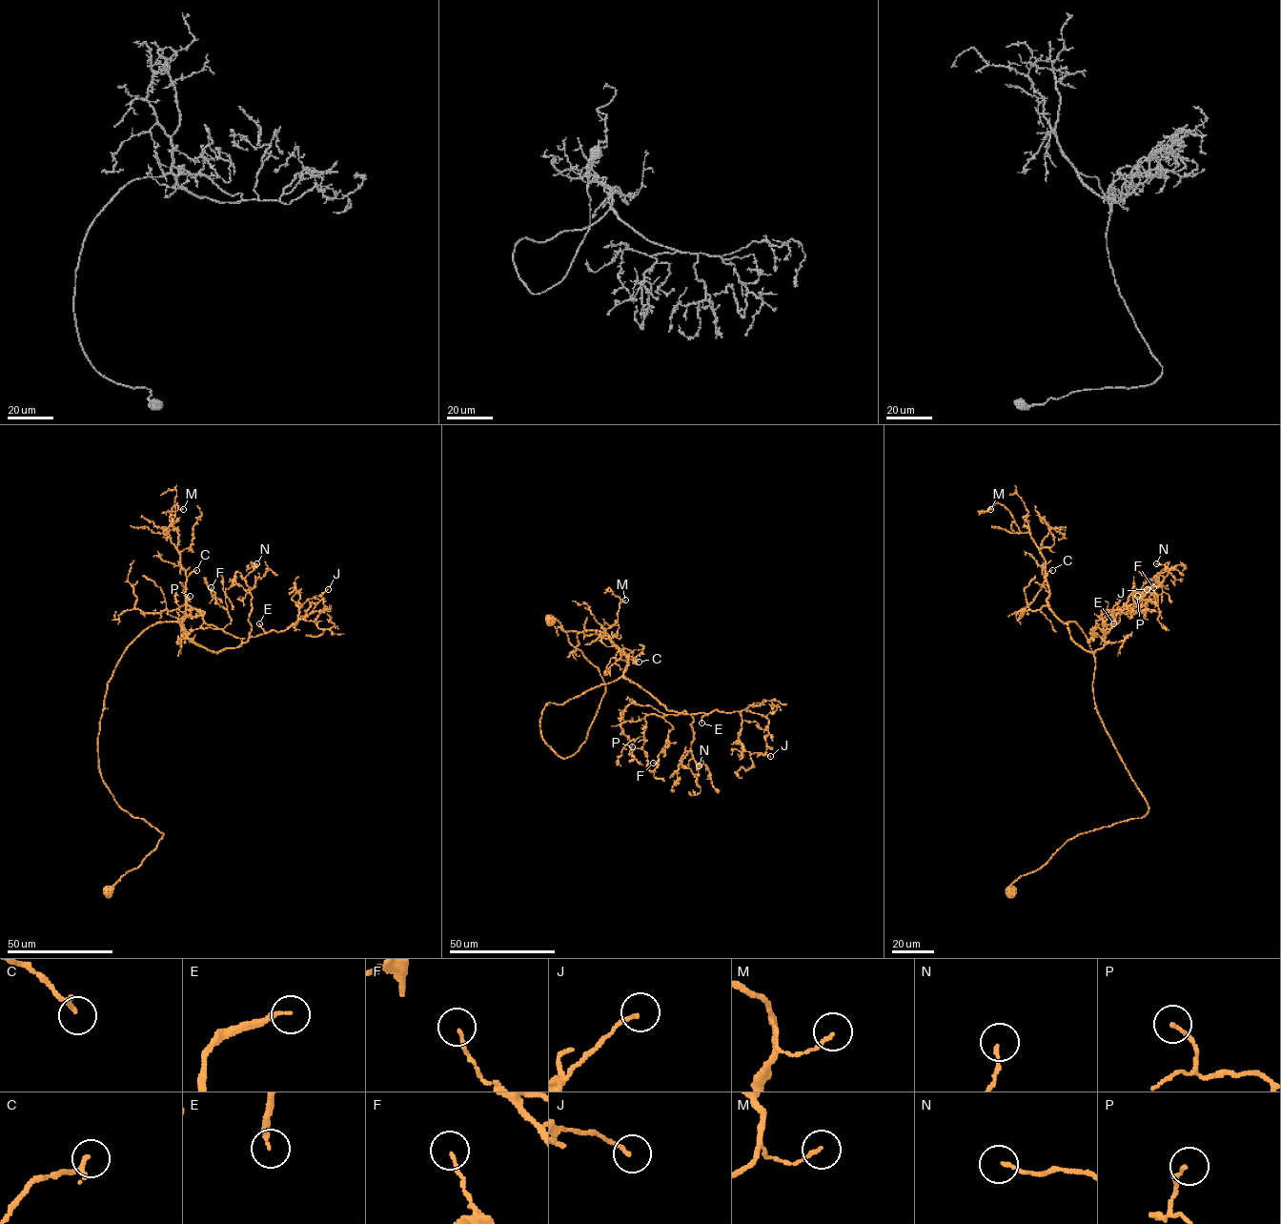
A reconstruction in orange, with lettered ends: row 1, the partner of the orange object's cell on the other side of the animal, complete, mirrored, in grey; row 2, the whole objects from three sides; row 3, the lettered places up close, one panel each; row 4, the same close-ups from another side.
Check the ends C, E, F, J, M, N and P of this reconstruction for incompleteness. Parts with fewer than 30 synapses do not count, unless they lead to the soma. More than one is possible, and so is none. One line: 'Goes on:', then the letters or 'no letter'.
Goes on: E

